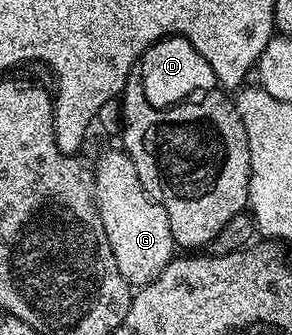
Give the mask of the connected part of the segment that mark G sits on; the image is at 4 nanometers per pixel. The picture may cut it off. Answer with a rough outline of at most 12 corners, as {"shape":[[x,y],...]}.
{"shape":[[124,149],[93,170],[93,197],[130,287],[175,257],[167,212]]}

